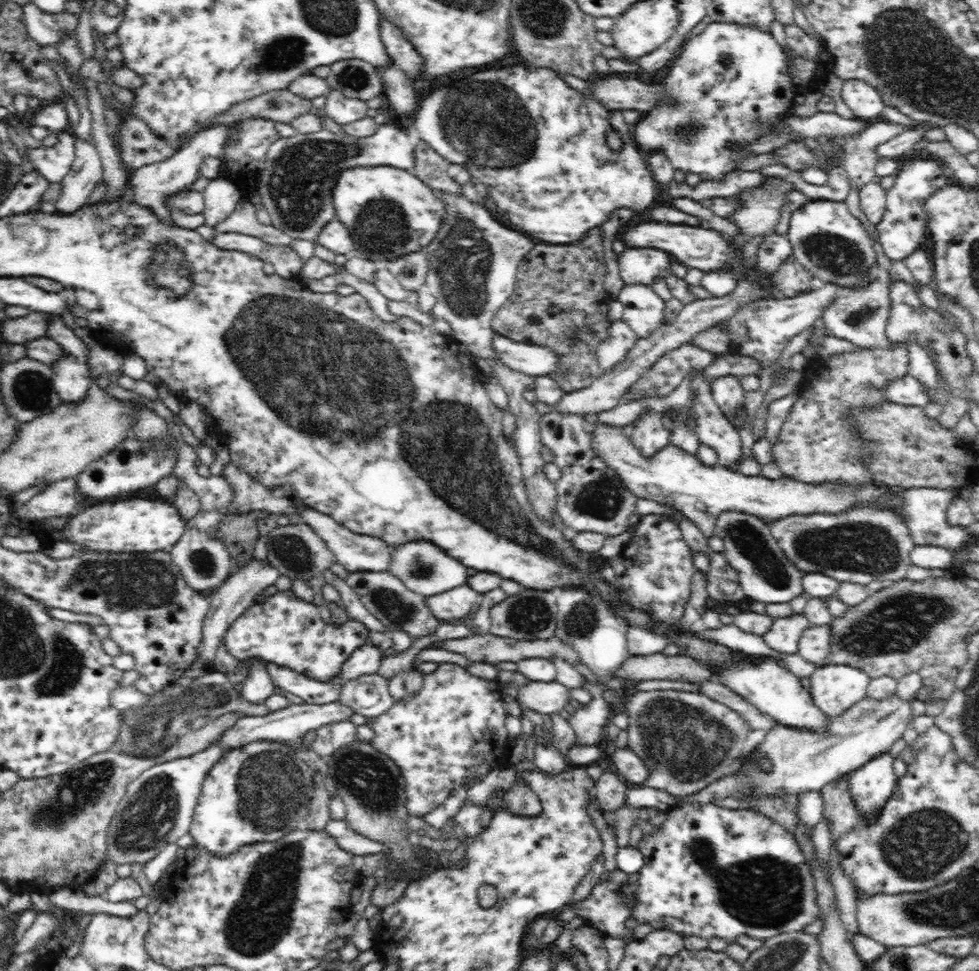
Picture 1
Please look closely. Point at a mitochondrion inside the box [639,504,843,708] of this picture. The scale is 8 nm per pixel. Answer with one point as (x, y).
(748, 539)

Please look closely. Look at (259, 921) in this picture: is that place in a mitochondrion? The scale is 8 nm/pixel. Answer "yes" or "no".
yes

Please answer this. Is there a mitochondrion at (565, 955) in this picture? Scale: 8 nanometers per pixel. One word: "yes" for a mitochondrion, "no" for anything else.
no

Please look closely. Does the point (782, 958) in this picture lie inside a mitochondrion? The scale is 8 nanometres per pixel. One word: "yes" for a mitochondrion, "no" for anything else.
yes

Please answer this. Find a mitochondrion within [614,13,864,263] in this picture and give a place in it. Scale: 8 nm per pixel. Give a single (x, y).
(688, 133)

